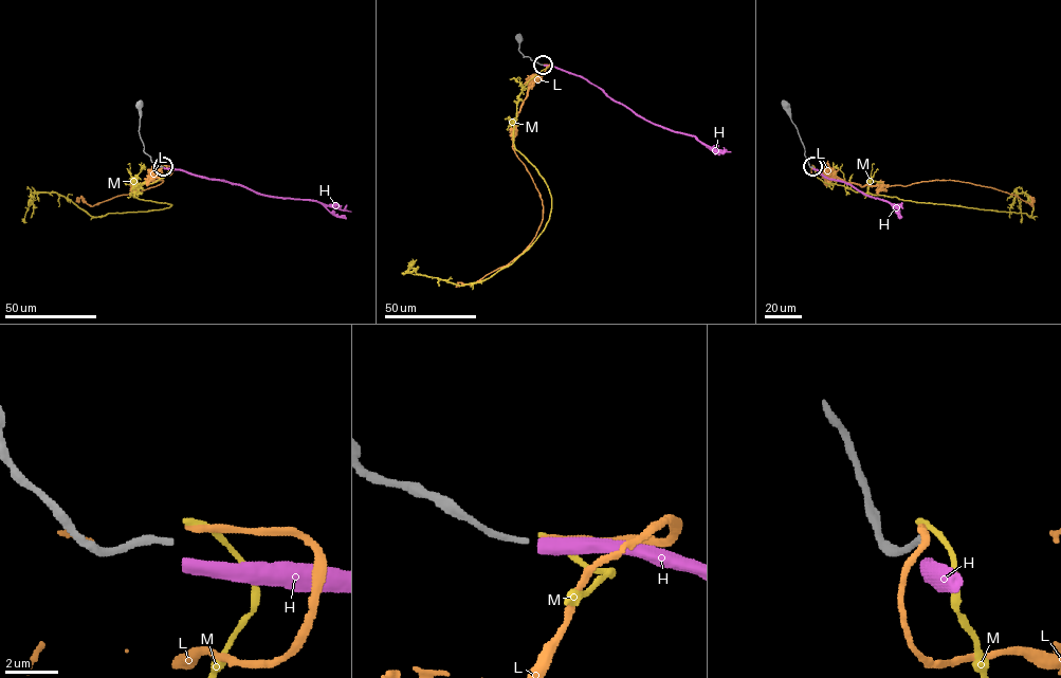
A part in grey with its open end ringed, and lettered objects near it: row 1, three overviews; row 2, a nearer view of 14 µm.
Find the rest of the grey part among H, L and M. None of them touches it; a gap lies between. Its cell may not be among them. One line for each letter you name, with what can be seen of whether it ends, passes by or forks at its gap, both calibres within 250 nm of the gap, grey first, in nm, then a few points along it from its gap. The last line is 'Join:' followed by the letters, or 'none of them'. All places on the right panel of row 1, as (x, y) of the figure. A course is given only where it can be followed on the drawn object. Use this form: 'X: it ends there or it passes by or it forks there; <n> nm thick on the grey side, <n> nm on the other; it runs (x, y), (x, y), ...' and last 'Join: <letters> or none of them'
L: it ends there; 240 nm thick on the grey side, 280 nm on the other; it runs (812, 165), (812, 175), (861, 186), (952, 180), (1013, 195), (1031, 205), (1030, 198), (1035, 202)
Join: L

